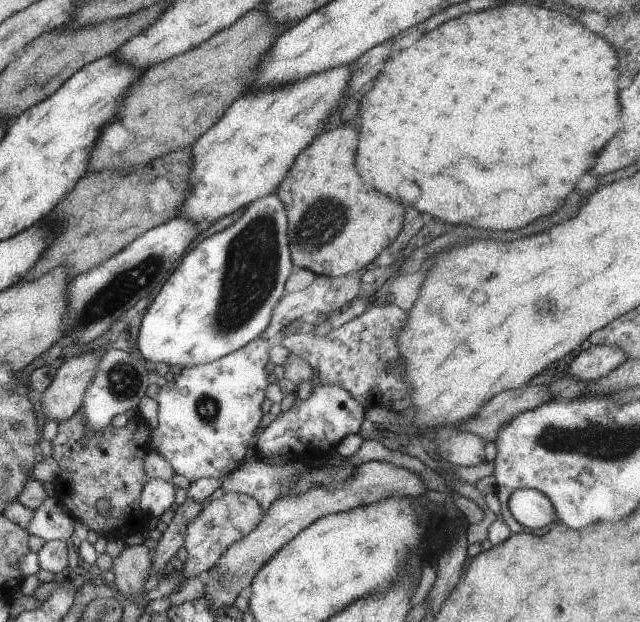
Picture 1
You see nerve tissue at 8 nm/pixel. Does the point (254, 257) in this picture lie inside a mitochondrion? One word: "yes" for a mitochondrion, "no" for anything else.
yes

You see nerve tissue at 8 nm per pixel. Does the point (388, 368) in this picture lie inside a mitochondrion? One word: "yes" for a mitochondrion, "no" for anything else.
yes

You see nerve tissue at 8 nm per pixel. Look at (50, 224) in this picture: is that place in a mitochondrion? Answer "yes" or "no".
no

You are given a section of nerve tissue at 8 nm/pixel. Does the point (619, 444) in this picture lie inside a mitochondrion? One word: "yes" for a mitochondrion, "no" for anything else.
yes

